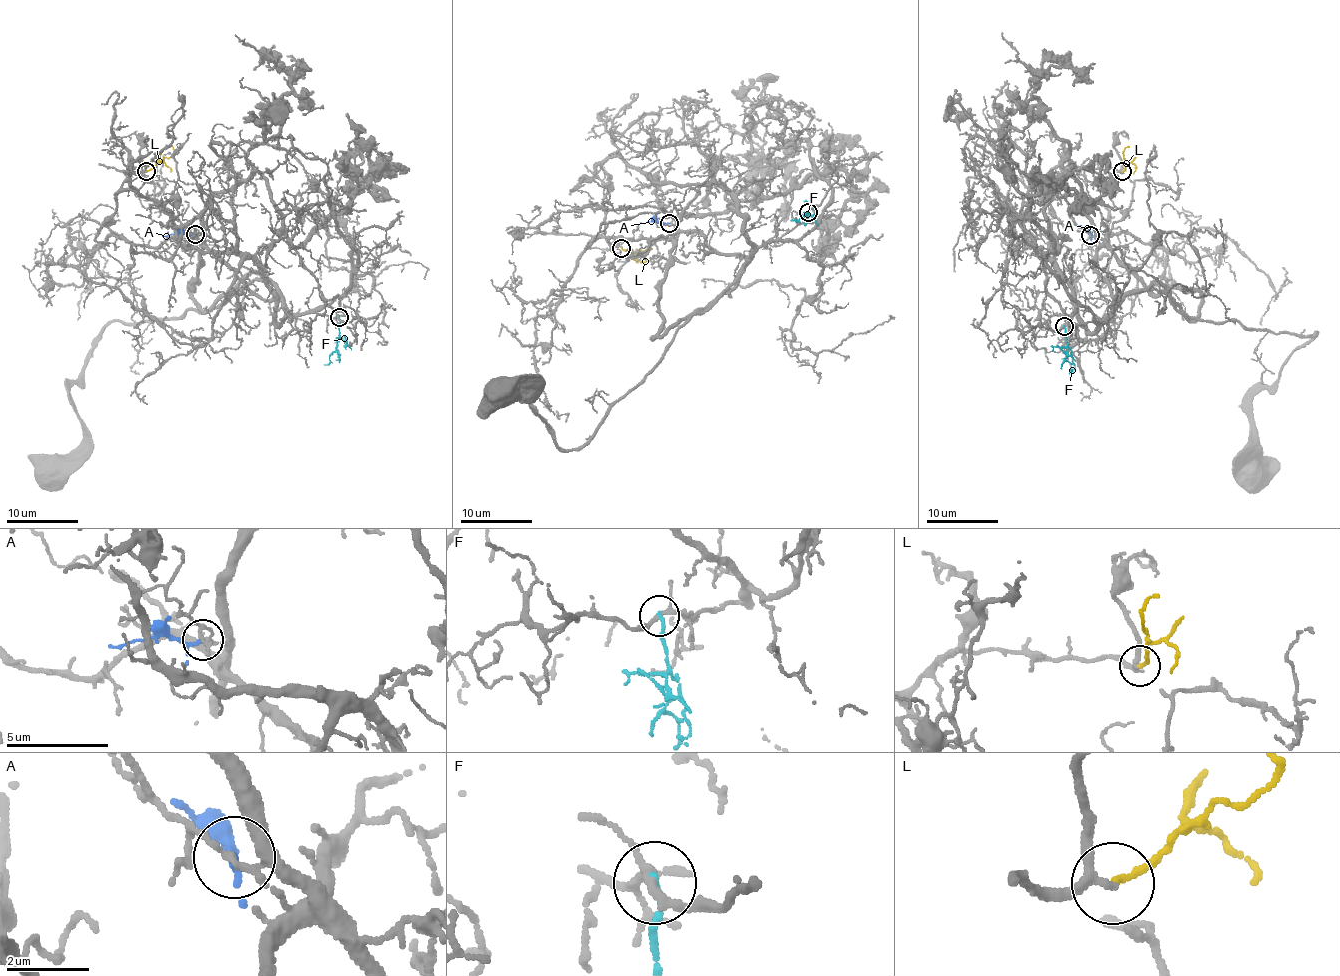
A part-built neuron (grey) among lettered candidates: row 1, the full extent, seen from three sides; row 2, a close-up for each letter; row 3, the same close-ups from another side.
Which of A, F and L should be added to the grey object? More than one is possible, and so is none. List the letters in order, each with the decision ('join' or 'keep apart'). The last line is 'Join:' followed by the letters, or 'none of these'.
A: keep apart
F: keep apart
L: join
Join: L

